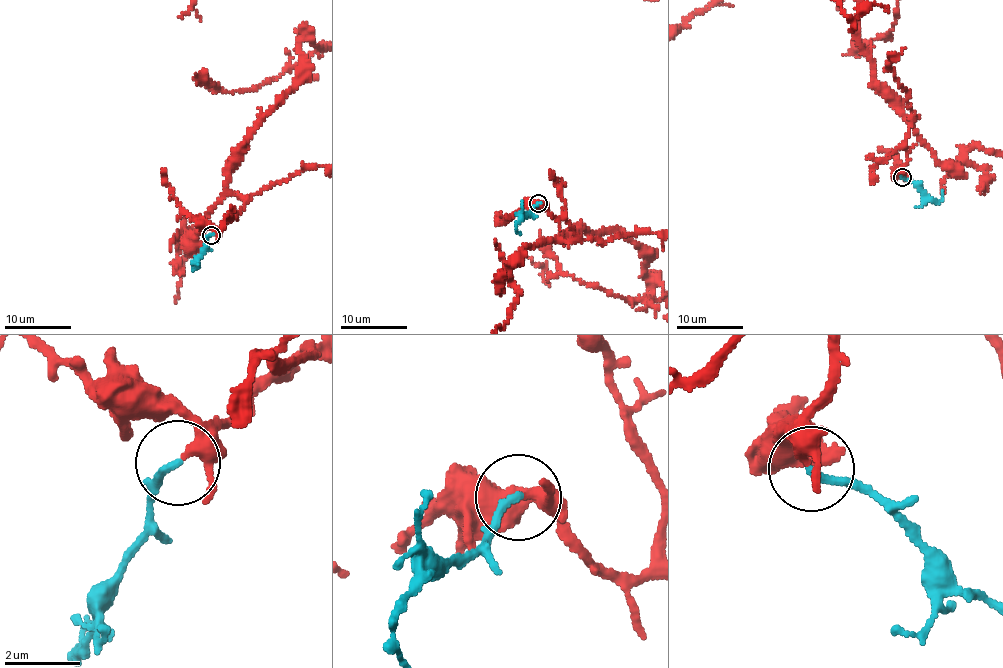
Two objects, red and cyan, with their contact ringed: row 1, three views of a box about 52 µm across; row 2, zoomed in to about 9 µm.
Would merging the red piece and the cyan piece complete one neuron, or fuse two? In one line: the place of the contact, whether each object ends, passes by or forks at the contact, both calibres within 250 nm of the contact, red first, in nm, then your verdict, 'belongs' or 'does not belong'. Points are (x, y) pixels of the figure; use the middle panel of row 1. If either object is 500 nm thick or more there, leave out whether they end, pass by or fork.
at (538, 203); red forks there; cyan ends there; 260 nm thick on the red side, 200 nm on the other; belongs

